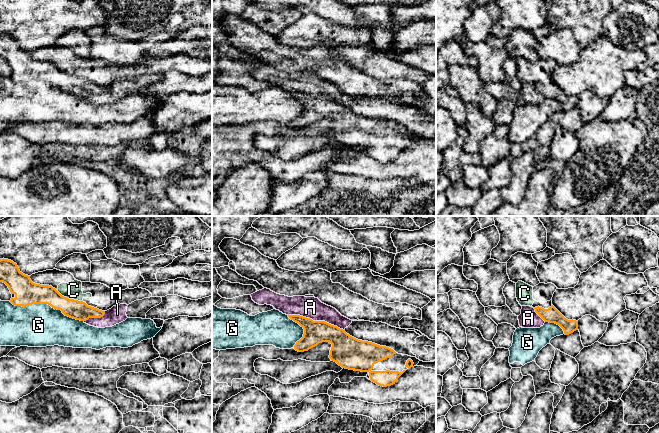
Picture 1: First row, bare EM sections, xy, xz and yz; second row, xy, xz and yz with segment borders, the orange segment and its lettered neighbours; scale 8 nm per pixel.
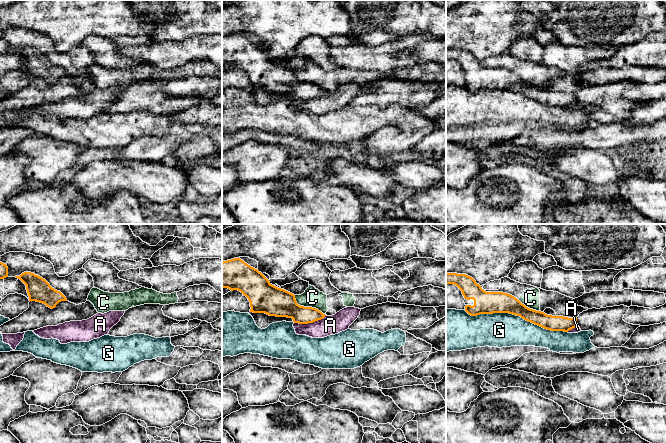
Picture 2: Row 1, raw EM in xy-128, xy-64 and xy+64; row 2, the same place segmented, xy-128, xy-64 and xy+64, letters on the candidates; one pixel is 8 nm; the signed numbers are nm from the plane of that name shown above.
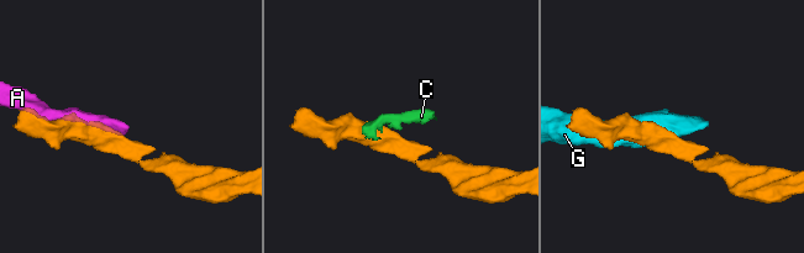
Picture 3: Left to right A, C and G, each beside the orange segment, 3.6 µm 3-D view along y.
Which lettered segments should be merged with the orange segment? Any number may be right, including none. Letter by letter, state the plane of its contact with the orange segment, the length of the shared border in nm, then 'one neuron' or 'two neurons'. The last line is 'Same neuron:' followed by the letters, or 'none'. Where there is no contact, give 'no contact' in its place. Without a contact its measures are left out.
A: contact in xz; length 460 nm; two neurons
C: contact in xy; length 220 nm; two neurons
G: contact in xy; length 600 nm; two neurons
Same neuron: none

